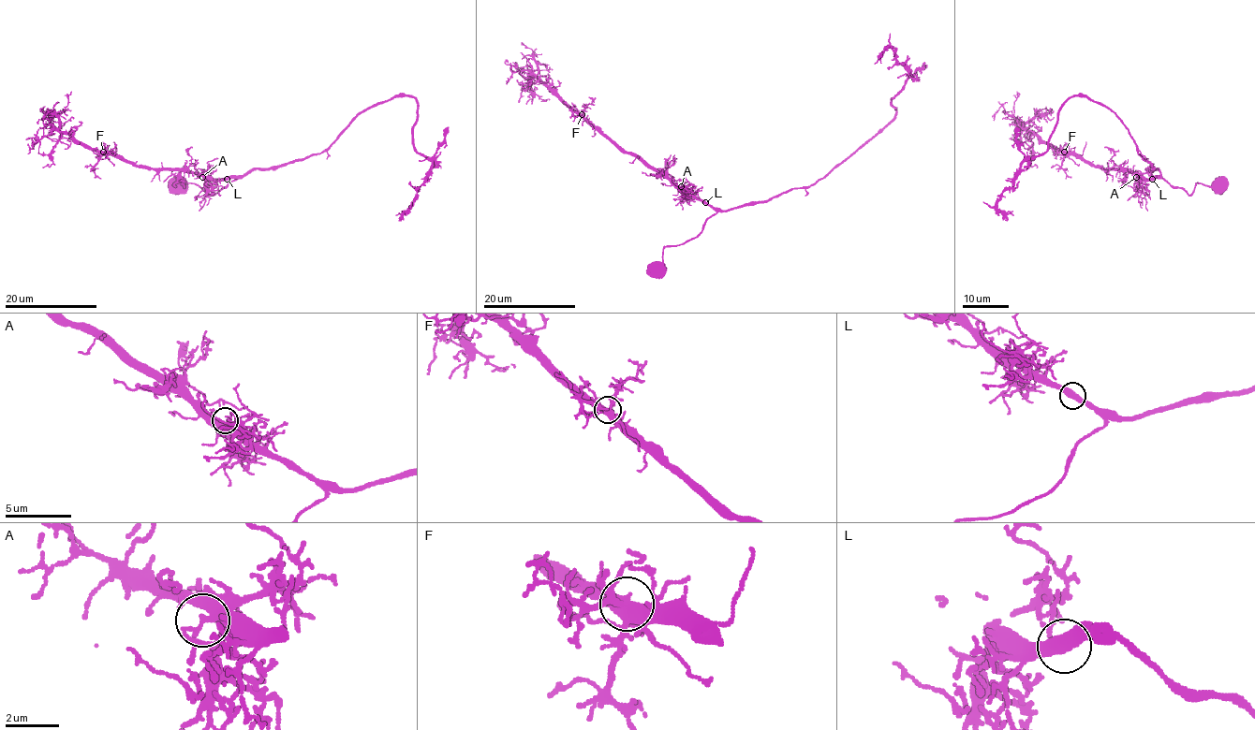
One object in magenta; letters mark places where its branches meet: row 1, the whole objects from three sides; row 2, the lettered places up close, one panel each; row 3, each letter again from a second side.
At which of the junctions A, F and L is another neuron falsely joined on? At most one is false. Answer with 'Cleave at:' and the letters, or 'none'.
Cleave at: none

